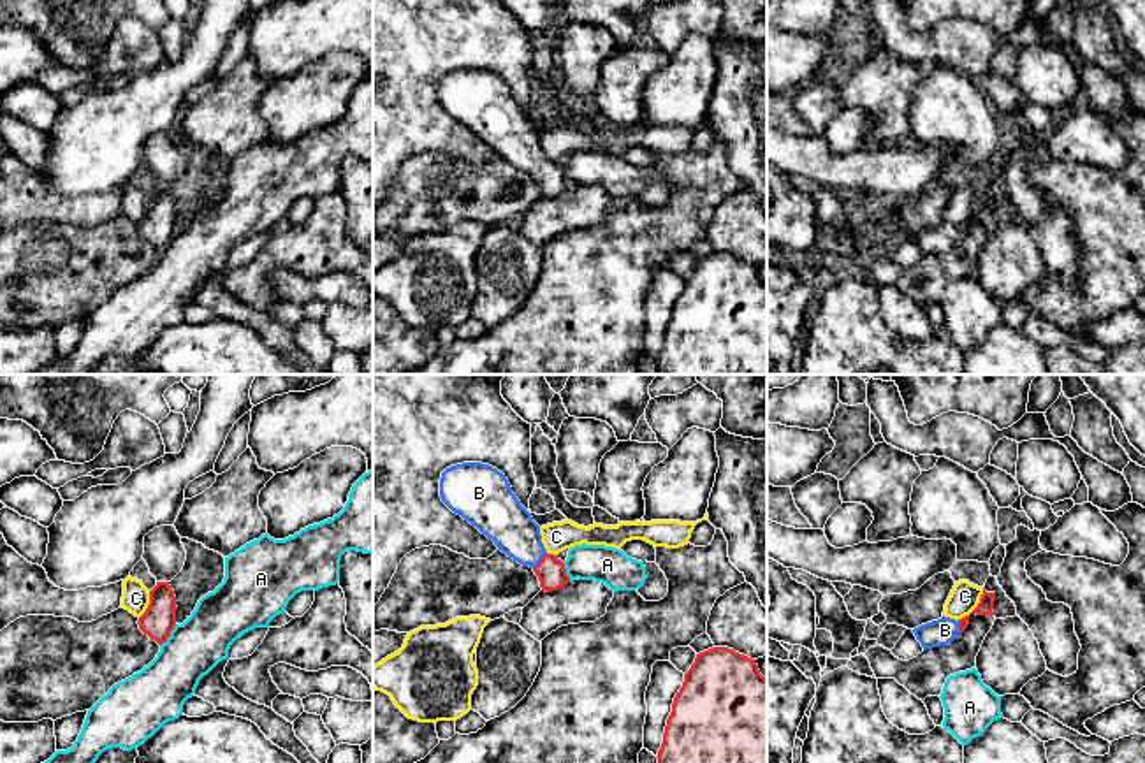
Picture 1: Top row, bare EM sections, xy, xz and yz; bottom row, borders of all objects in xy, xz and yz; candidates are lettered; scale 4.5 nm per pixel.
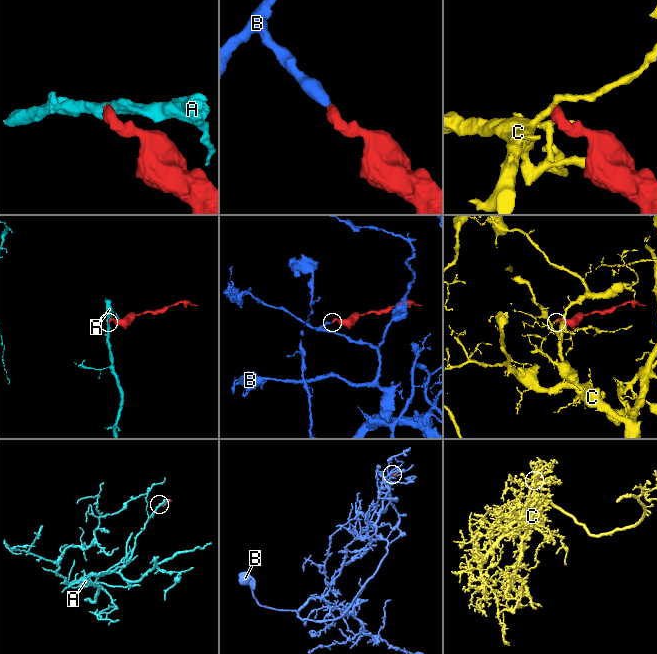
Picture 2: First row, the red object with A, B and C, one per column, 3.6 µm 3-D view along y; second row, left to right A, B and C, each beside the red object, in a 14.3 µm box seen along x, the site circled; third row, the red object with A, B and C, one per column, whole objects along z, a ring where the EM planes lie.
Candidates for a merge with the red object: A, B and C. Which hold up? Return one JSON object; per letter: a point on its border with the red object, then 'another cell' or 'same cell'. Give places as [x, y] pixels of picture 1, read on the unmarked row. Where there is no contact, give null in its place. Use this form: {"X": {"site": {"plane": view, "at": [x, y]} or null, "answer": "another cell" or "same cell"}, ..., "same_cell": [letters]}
{"A": {"site": {"plane": "xy", "at": [169, 241]}, "answer": "another cell"}, "B": {"site": {"plane": "xz", "at": [540, 167]}, "answer": "same cell"}, "C": {"site": {"plane": "yz", "at": [977, 213]}, "answer": "another cell"}, "same_cell": ["B"]}

